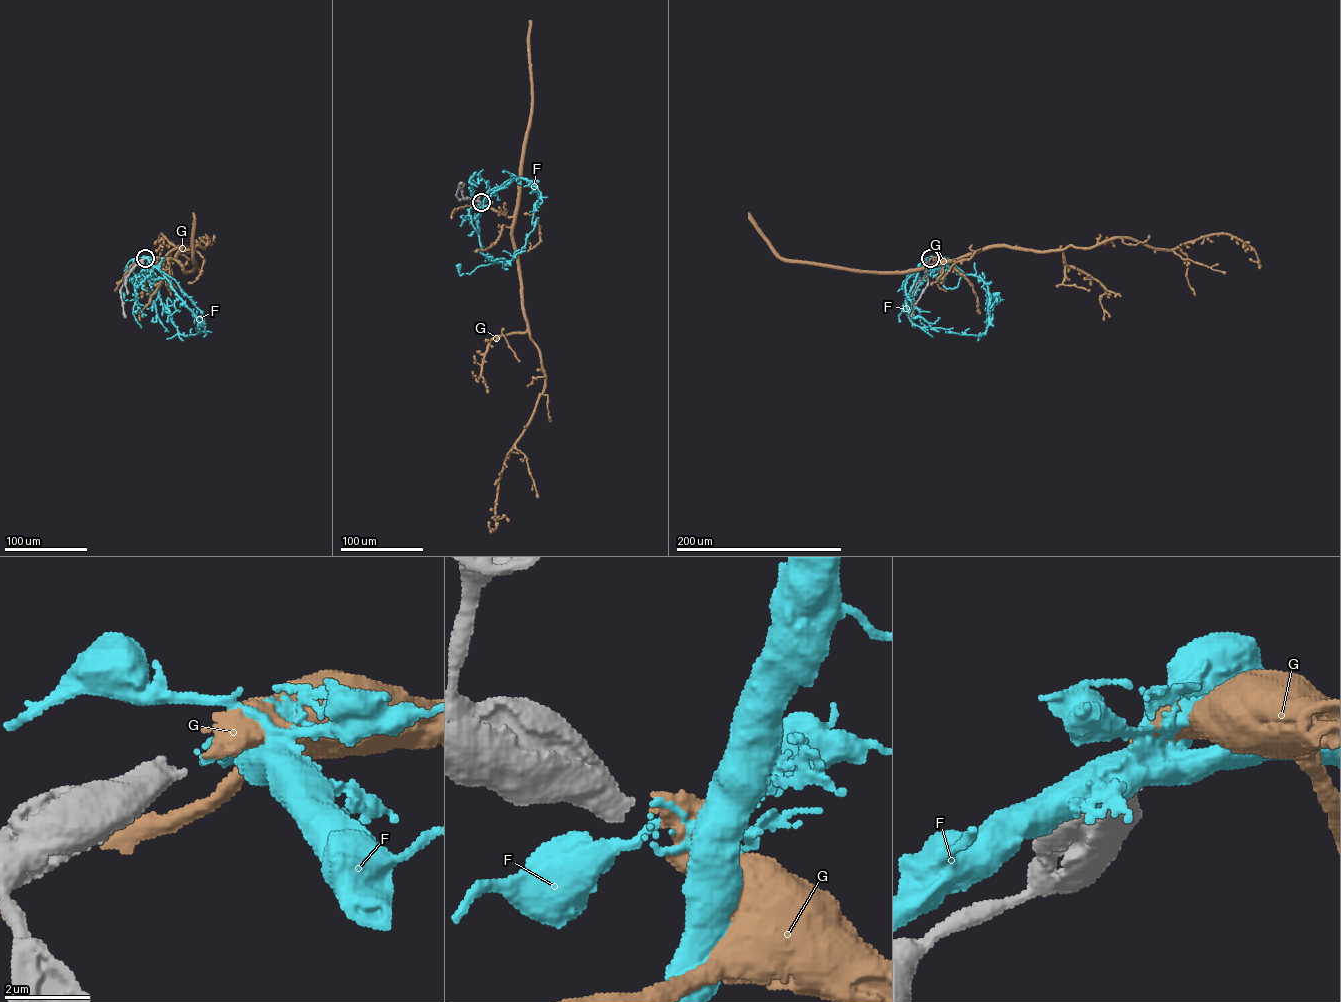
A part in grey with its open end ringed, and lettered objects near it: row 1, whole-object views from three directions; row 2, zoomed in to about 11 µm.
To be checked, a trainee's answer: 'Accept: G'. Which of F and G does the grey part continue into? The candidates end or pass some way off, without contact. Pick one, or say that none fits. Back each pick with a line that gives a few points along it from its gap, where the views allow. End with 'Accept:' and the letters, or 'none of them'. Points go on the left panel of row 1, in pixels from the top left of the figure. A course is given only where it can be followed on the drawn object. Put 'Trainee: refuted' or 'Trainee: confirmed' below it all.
G: it runs (145, 258), (177, 261), (183, 247), (204, 248), (209, 239), (179, 249), (161, 234), (160, 254), (152, 258)
Accept: G
Trainee: confirmed

